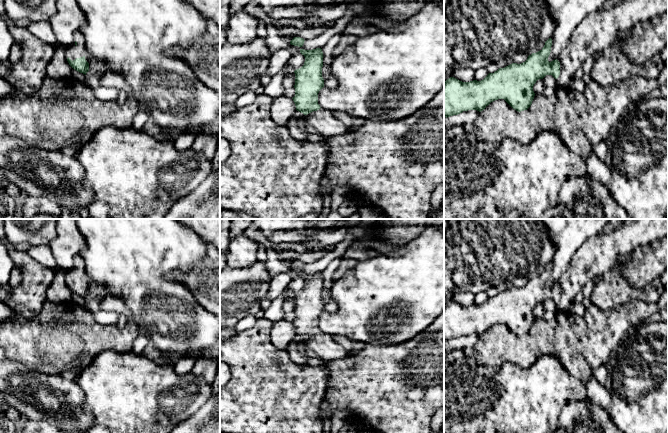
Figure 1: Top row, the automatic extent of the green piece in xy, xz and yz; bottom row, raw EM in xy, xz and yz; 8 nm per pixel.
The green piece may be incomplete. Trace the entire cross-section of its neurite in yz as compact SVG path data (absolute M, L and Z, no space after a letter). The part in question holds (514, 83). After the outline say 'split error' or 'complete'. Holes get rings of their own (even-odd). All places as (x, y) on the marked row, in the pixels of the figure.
M623 0L611 9L590 13L573 31L559 60L548 61L552 46L552 39L549 38L544 47L529 55L525 62L512 63L499 68L481 81L462 82L450 77L444 82L444 116L447 118L468 110L481 112L491 102L498 99L504 99L518 112L527 110L534 99L533 86L537 80L543 79L546 75L552 75L557 80L558 88L570 88L576 71L582 67L588 57L615 44L620 32L627 31L634 25L651 20L667 11L668 0Z; split error

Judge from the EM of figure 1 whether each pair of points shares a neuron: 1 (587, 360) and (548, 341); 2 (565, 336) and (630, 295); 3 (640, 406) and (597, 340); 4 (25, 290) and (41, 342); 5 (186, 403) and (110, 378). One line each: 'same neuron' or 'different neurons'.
1: same neuron
2: different neurons
3: different neurons
4: different neurons
5: same neuron

